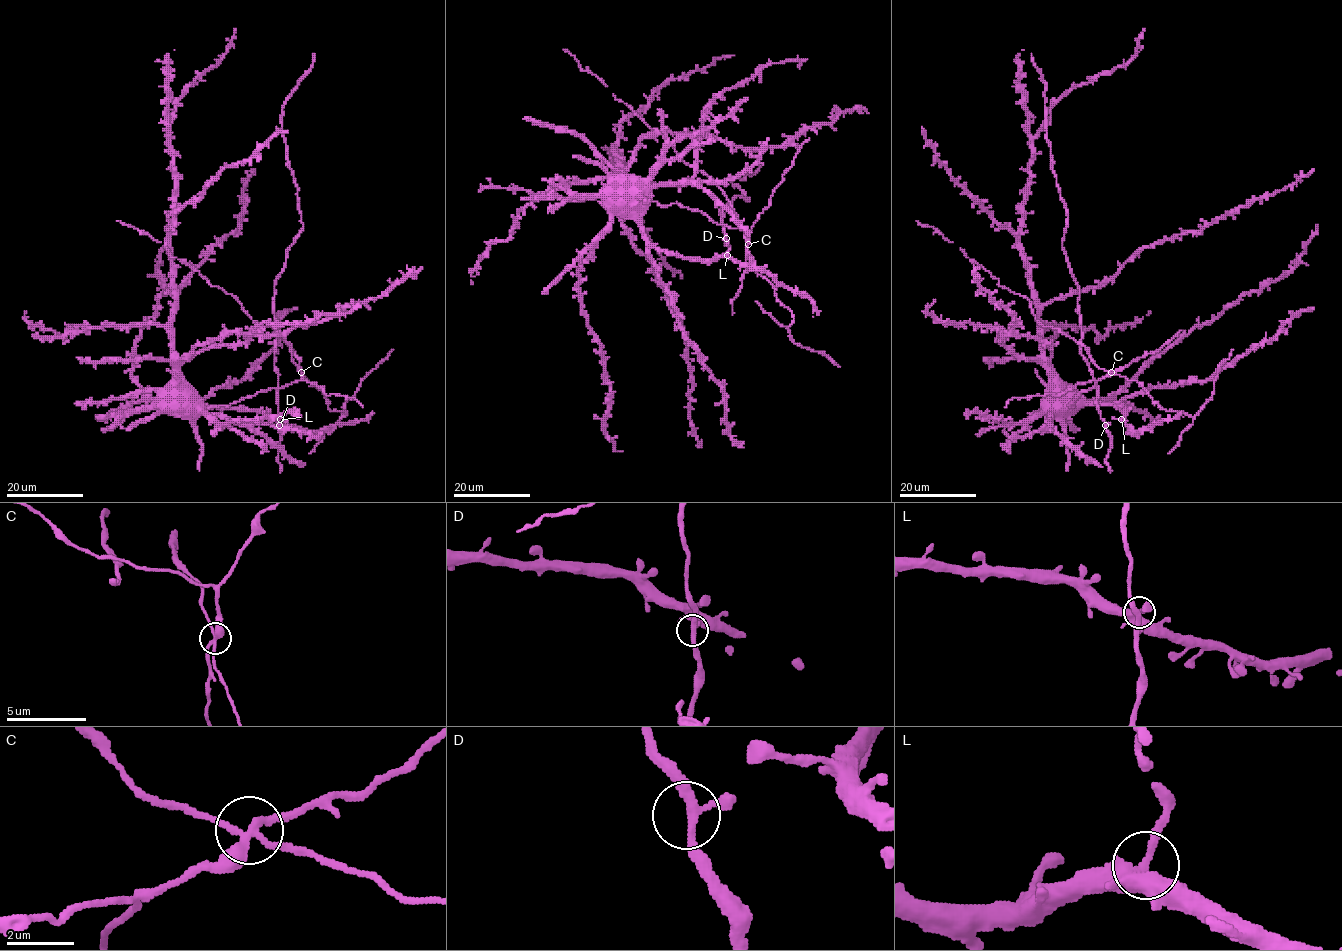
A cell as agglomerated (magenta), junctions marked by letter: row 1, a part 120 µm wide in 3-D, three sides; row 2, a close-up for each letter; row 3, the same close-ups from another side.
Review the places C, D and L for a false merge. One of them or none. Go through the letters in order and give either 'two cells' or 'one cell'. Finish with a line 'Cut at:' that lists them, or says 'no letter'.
C: two cells
D: one cell
L: one cell
Cut at: C

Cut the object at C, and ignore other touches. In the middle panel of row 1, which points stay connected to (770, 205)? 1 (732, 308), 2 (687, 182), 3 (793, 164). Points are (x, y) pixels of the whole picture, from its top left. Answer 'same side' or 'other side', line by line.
1: same side
2: other side
3: same side

